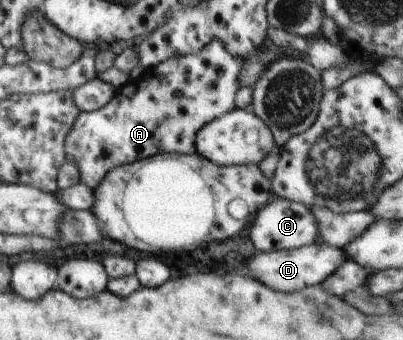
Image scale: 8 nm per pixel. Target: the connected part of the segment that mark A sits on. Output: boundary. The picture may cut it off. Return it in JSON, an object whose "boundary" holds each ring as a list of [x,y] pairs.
{"boundary":[[[212,40],[195,54],[168,58],[153,68],[146,69],[141,82],[127,82],[116,89],[113,99],[104,108],[81,112],[65,139],[65,162],[76,165],[79,182],[94,191],[113,168],[148,158],[157,153],[191,154],[195,152],[196,134],[207,123],[235,108],[239,73],[244,59],[228,53],[220,40]]]}

